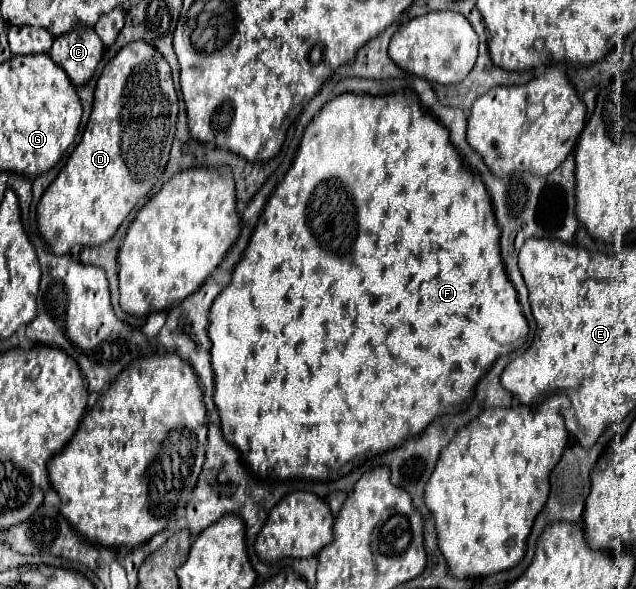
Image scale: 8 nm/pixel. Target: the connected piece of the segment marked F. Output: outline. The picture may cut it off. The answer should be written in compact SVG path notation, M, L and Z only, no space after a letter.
M343 92L339 96L335 96L333 100L329 100L321 112L309 122L309 126L303 132L301 144L297 148L297 154L293 158L291 168L287 170L283 182L277 186L277 190L273 192L273 196L267 200L267 206L263 210L263 214L259 216L257 228L249 240L249 246L245 248L245 254L241 258L241 262L237 264L231 284L215 298L213 306L211 306L211 316L209 316L209 338L211 338L211 368L215 374L215 404L219 410L219 418L221 418L221 430L223 430L223 438L241 454L241 458L249 464L249 468L263 480L267 478L323 478L323 480L337 480L341 476L341 470L347 462L355 460L355 458L367 458L367 456L375 456L381 452L387 452L391 448L397 448L399 444L403 444L405 440L409 440L411 436L421 434L437 416L447 414L447 412L459 412L461 408L465 408L465 404L471 400L473 396L473 388L475 384L481 380L481 376L491 368L491 364L501 356L501 354L509 354L513 350L517 350L519 346L525 344L527 334L529 334L529 324L519 308L517 302L517 292L511 284L511 280L505 274L505 266L499 254L499 226L493 214L493 206L489 200L489 194L485 190L485 184L479 176L479 172L475 168L471 168L461 156L459 152L453 148L451 140L449 140L449 132L447 128L439 126L435 122L435 118L427 112L421 110L421 104L417 100L415 94L411 92L395 92L395 94L387 94L387 96L369 96L369 94L353 94L353 92Z

